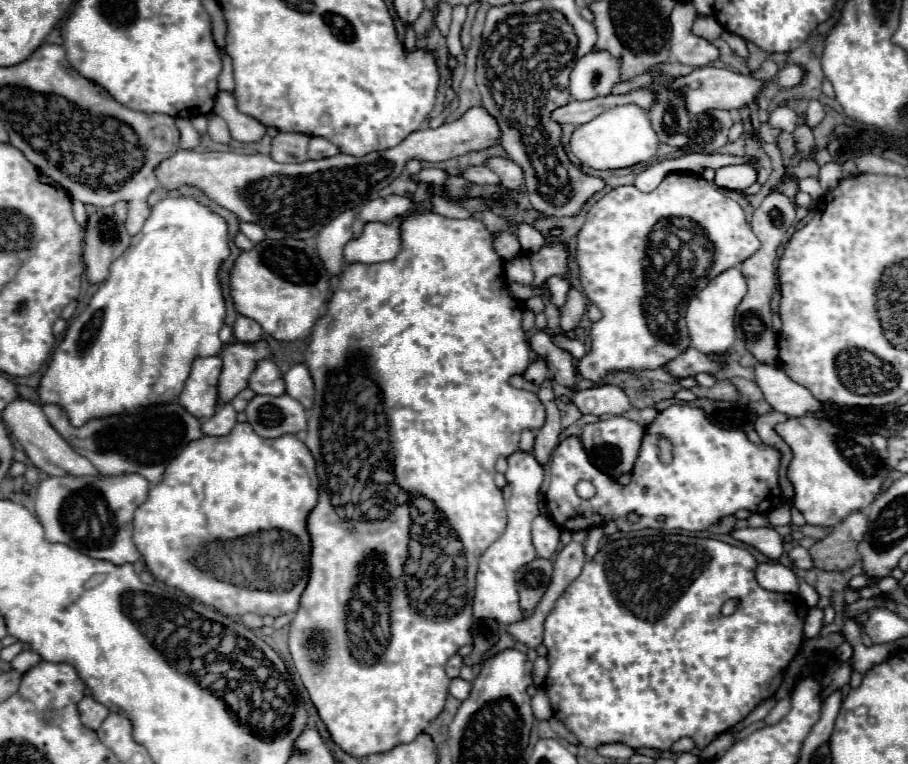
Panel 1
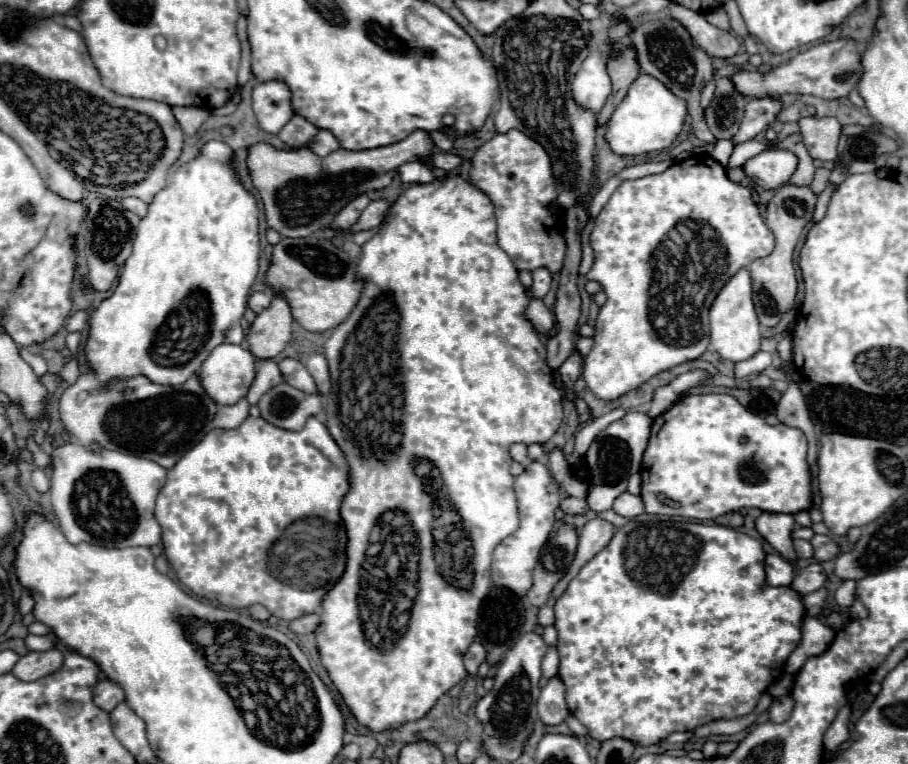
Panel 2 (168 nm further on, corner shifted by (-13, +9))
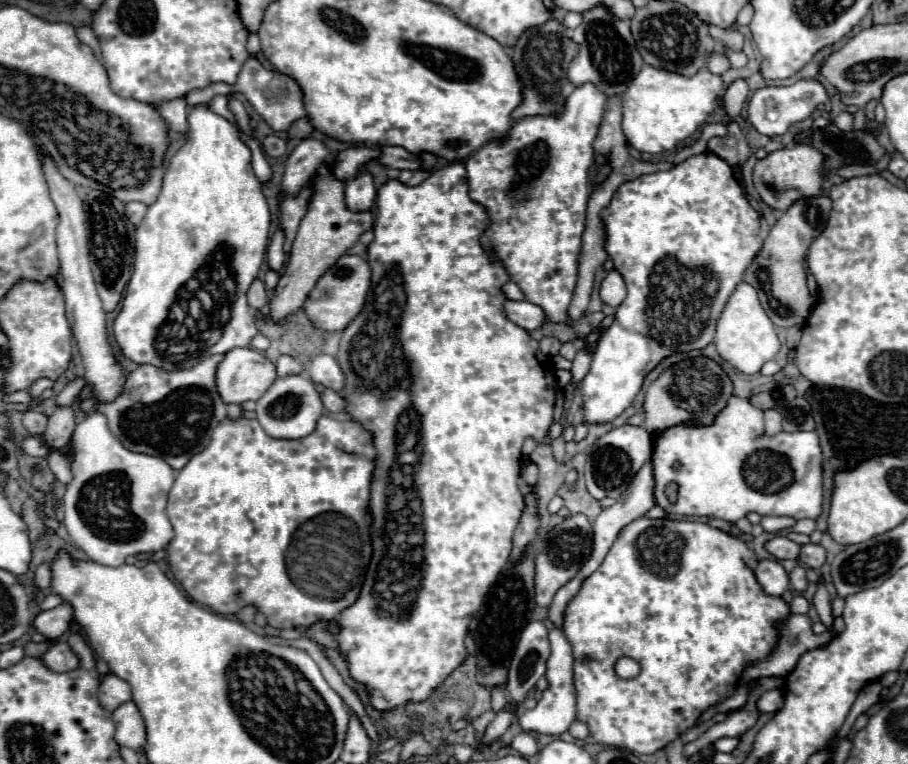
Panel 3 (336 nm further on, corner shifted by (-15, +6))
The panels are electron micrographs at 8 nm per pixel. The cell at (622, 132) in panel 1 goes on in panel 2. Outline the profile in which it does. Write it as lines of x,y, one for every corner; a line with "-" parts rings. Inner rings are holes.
639,74
607,124
607,142
619,156
661,152
673,144
673,140
683,130
685,120
687,120
685,100
673,96
673,92
669,92
669,88
665,88
665,84
661,84
659,80
653,80
653,76

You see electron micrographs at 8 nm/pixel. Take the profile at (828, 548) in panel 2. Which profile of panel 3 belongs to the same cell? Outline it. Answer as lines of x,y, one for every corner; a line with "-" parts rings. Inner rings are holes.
807,543
801,547
801,555
799,555
799,563
811,569
819,569
827,559
827,551
821,545
815,543

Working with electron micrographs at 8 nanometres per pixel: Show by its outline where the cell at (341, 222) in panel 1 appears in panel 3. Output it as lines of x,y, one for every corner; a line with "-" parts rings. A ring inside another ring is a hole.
361,173
357,179
347,183
345,187
345,203
349,211
367,211
375,203
377,191
373,185
373,177
369,173

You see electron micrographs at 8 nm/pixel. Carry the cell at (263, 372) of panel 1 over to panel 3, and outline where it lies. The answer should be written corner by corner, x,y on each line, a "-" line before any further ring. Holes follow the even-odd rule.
315,385
315,389
319,391
319,395
321,395
321,401
323,401
323,405
325,405
325,409
329,411
329,413
339,413
339,411
345,411
345,403
343,403
343,393
335,393
335,391
331,391
331,389
327,389
327,387
323,387
323,385

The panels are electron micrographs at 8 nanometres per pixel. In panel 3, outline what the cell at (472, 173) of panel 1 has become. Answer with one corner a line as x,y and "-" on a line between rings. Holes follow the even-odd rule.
379,147
381,149
381,159
379,163
391,167
391,169
419,169
421,167
421,159
413,153
409,153
403,147

